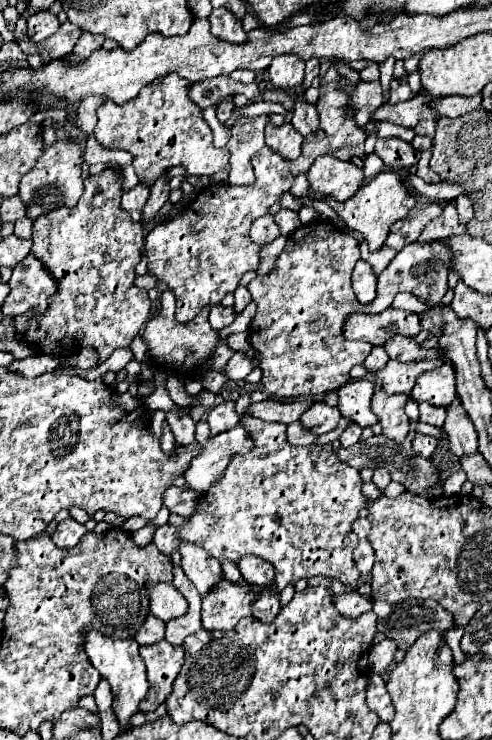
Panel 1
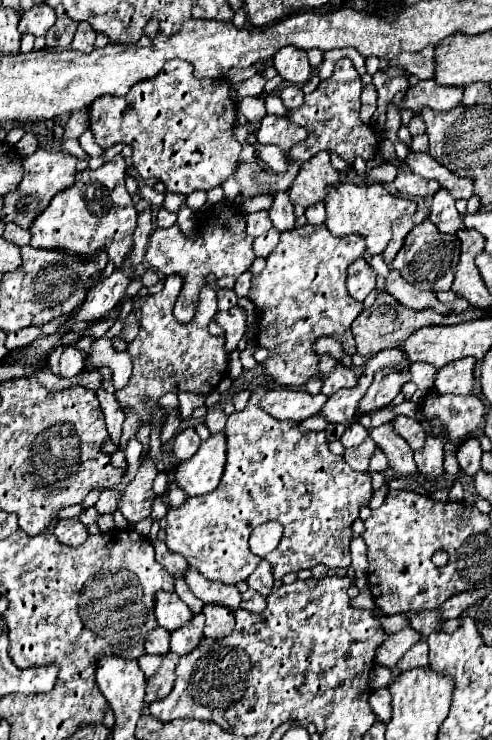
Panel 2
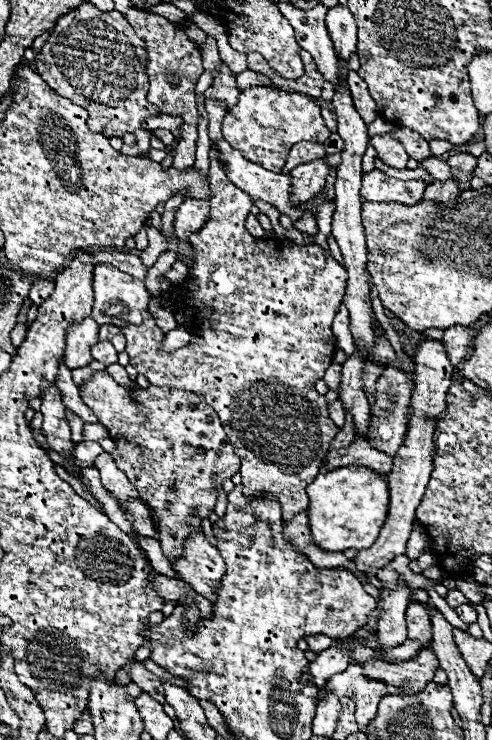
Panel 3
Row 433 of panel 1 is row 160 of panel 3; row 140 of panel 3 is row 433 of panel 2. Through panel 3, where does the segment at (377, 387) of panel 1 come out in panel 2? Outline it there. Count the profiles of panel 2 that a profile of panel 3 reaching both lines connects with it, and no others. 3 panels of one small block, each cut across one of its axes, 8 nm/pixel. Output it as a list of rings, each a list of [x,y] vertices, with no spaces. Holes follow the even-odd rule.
[[[386,422],[370,432],[370,438],[382,448],[382,452],[388,456],[390,468],[400,476],[418,476],[416,464],[414,464],[414,452],[410,450],[408,442],[394,430],[392,422]]]

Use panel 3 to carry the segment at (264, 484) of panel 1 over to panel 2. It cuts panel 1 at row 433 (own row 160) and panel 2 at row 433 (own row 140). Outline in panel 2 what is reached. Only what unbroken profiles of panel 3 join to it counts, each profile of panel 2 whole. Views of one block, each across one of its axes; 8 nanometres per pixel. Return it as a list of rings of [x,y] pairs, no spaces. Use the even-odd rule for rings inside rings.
[[[260,386],[252,392],[252,398],[242,412],[234,412],[226,422],[226,438],[228,438],[228,460],[224,468],[224,476],[220,486],[206,496],[190,496],[178,508],[170,508],[166,516],[166,544],[172,552],[178,552],[186,558],[186,562],[198,572],[202,572],[210,580],[220,580],[224,584],[236,584],[246,580],[256,566],[260,564],[260,556],[248,554],[248,538],[250,532],[268,522],[276,520],[284,526],[284,536],[276,550],[272,550],[266,560],[274,568],[274,578],[282,580],[288,572],[300,572],[306,568],[314,568],[316,564],[324,564],[326,568],[348,568],[350,558],[350,542],[352,542],[352,524],[358,520],[358,512],[368,504],[372,496],[372,482],[368,472],[352,470],[342,456],[334,456],[328,450],[324,432],[302,434],[298,424],[292,420],[274,420],[270,414],[258,408],[258,400],[266,394],[266,386]]]

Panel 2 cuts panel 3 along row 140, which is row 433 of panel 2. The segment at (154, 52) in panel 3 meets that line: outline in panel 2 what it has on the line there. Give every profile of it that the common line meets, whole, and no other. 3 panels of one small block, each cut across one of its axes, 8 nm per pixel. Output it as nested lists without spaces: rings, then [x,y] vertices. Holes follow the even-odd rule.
[[[192,426],[180,430],[174,436],[174,456],[178,458],[178,462],[190,460],[190,456],[194,456],[194,452],[198,448],[200,448],[200,436],[196,434],[196,430]]]

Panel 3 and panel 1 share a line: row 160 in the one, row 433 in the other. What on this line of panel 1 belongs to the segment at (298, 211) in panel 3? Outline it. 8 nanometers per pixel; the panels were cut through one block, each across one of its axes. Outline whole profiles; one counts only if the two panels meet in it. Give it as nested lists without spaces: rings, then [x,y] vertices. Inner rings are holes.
[[[238,424],[236,428],[210,438],[202,454],[192,460],[184,478],[188,480],[192,490],[204,494],[230,464],[232,456],[248,454],[252,448],[254,440],[250,438],[250,432],[242,424]]]

